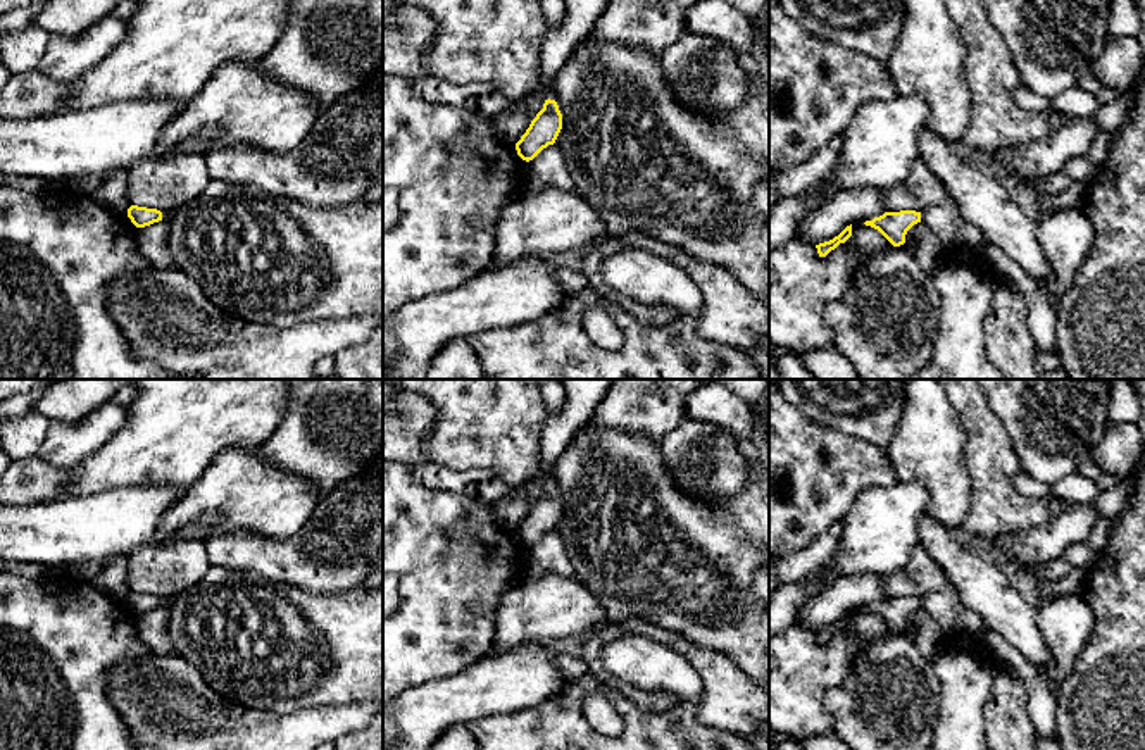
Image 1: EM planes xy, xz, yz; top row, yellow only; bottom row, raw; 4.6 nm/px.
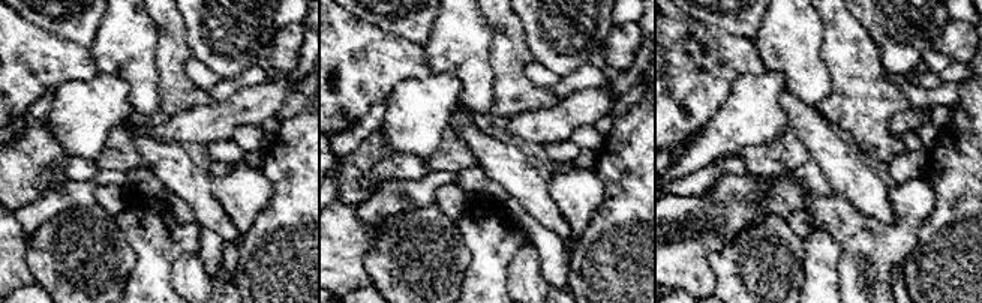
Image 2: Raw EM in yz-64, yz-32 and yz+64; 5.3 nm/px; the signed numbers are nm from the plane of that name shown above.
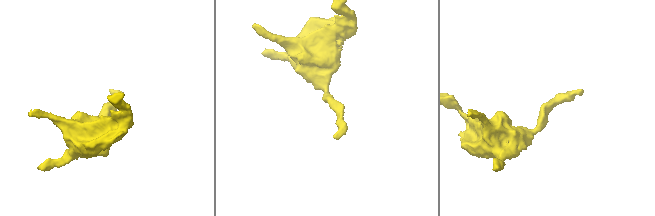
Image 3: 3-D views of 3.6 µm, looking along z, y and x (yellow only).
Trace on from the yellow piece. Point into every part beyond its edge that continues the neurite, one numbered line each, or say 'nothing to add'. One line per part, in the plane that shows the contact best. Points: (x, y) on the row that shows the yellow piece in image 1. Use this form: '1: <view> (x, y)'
nothing to add

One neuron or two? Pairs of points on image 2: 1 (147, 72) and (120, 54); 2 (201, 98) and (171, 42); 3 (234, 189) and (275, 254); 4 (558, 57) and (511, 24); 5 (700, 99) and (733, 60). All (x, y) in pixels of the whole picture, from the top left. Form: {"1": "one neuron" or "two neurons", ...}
{"1": "one neuron", "2": "one neuron", "3": "two neurons", "4": "two neurons", "5": "one neuron"}

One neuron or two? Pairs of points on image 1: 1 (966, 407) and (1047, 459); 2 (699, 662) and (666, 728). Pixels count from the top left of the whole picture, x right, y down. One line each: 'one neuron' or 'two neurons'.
1: two neurons
2: two neurons

